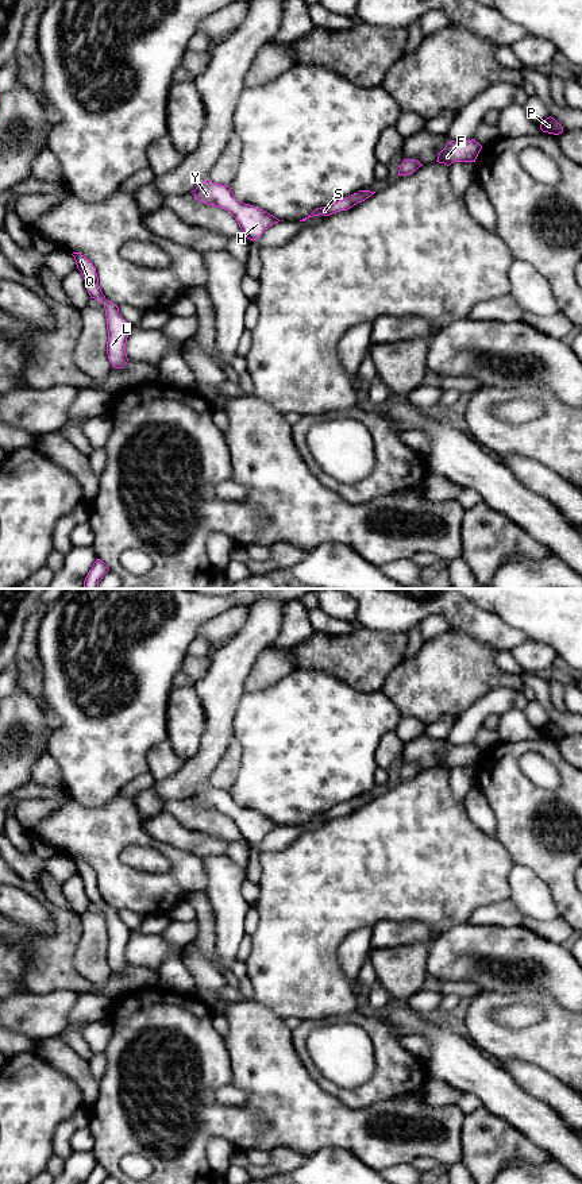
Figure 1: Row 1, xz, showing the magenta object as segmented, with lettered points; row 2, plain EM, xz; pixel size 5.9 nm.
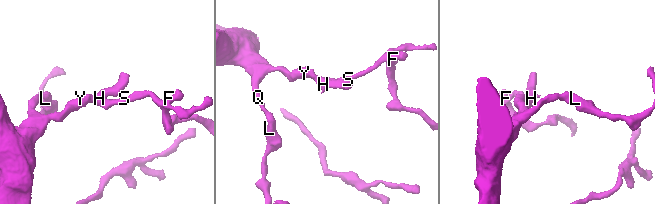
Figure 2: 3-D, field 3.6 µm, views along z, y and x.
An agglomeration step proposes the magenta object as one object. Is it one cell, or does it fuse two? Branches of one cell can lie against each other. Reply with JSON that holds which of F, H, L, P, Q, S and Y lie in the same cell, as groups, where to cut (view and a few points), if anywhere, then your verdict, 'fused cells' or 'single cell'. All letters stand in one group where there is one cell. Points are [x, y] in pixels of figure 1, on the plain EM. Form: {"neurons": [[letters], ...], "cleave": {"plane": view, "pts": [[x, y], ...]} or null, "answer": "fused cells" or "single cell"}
{"neurons": [["F", "H", "L", "P", "Q", "S", "Y"]], "cleave": null, "answer": "single cell"}

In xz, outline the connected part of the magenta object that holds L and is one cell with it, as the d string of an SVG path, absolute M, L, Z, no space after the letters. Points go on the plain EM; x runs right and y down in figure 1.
M73 857L77 873L85 884L85 892L90 903L99 905L104 909L107 922L107 960L115 973L123 973L130 965L126 959L126 948L131 930L122 922L119 913L112 906L107 905L99 891L99 882L93 868L80 857Z

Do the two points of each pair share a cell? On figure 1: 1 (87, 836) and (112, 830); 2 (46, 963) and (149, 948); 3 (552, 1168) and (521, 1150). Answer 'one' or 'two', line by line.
1: one
2: two
3: two

